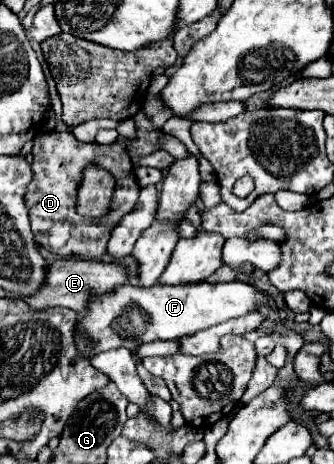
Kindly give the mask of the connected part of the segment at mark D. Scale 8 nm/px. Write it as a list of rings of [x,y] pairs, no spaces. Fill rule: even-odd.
[[[41,133],[33,141],[33,181],[25,193],[25,205],[29,209],[31,231],[35,235],[37,245],[45,247],[49,253],[59,257],[83,257],[83,259],[101,259],[107,249],[107,239],[111,237],[111,229],[123,215],[127,215],[135,207],[140,189],[135,181],[135,169],[129,153],[125,151],[123,137],[119,137],[111,145],[97,145],[97,143],[81,143],[71,133]],[[87,165],[103,167],[105,171],[113,173],[115,191],[109,213],[103,221],[93,217],[83,217],[77,213],[77,189],[79,179]]]

